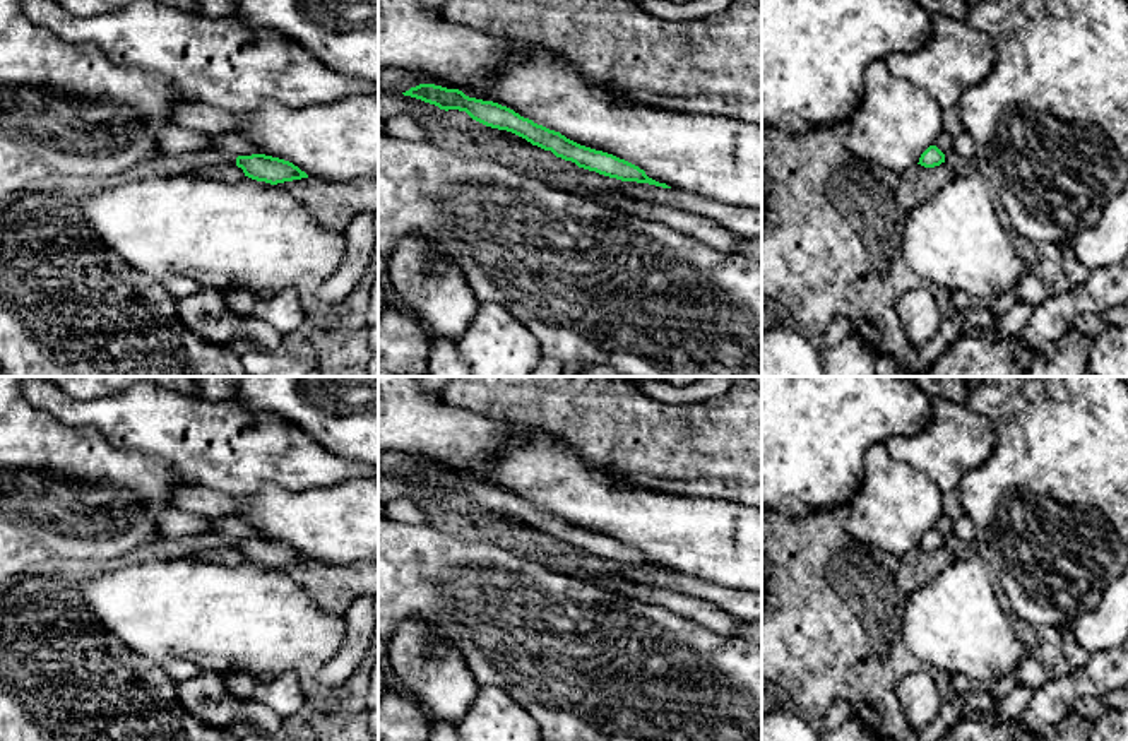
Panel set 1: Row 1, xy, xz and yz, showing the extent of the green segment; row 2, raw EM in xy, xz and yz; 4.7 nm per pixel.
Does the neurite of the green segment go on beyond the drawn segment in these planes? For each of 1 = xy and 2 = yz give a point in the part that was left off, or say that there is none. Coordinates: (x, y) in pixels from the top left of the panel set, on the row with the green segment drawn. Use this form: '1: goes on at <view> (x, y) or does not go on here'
1: does not go on here
2: does not go on here

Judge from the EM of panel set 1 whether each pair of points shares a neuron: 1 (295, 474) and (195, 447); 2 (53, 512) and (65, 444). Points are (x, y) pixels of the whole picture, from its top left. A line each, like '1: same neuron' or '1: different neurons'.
1: same neuron
2: same neuron

